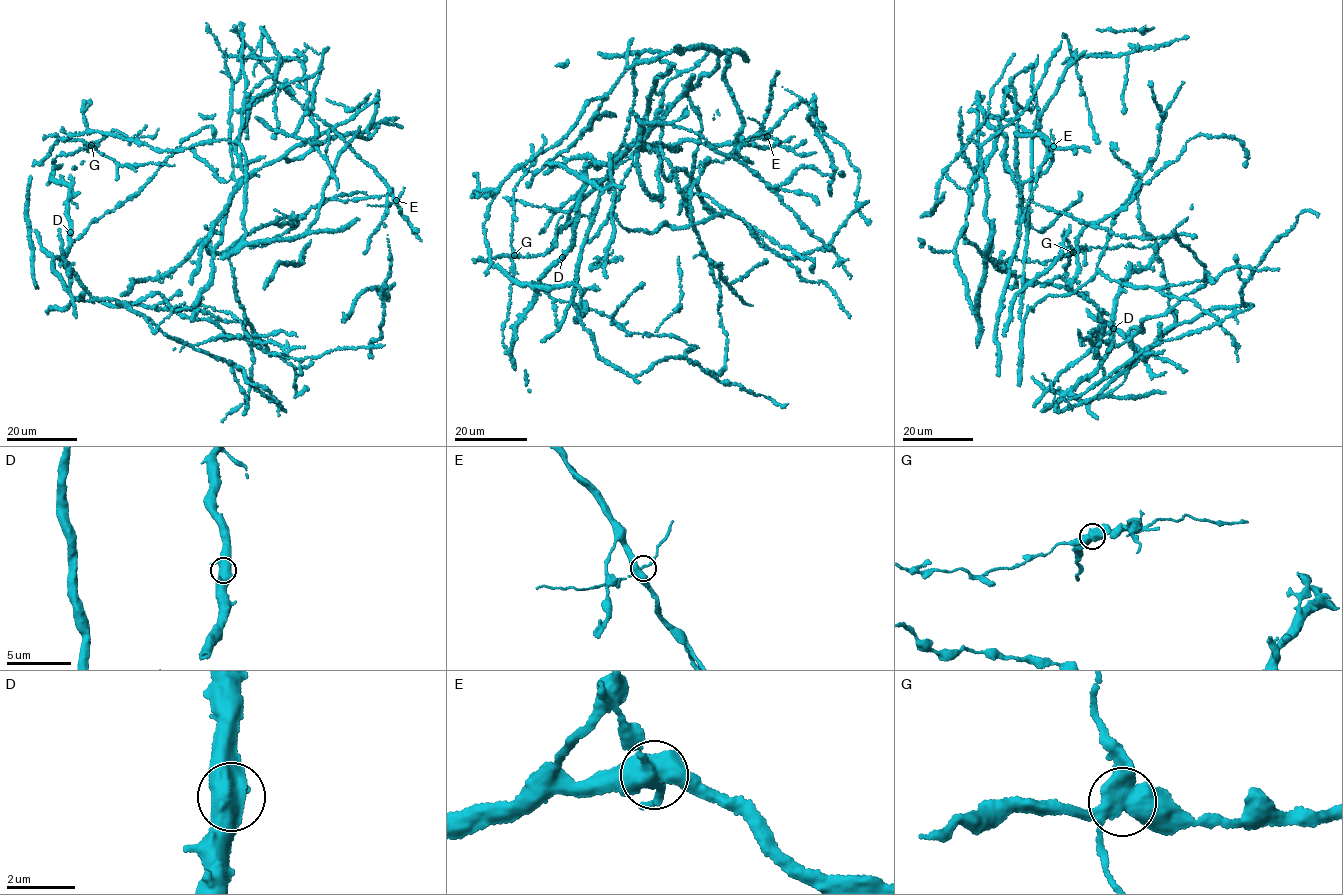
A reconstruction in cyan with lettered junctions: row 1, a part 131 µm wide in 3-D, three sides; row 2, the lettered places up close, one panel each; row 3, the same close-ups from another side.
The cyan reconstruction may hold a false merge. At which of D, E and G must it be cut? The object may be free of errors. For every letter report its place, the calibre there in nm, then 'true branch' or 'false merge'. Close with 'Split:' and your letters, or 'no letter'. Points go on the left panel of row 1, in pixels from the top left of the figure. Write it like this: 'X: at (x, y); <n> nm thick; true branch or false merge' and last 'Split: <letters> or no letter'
D: at (70, 232); 500 nm thick; true branch
E: at (396, 200); 420 nm thick; true branch
G: at (91, 145); 550 nm thick; false merge
Split: G

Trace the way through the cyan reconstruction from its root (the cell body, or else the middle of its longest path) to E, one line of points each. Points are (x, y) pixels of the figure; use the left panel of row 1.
E: (78, 299), (158, 293), (259, 347), (230, 262), (205, 245), (214, 255), (233, 187), (332, 131), (396, 200)

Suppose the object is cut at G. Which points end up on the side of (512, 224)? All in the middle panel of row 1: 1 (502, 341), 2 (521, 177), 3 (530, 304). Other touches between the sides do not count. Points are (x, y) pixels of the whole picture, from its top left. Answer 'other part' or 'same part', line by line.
1: same part
2: same part
3: other part

